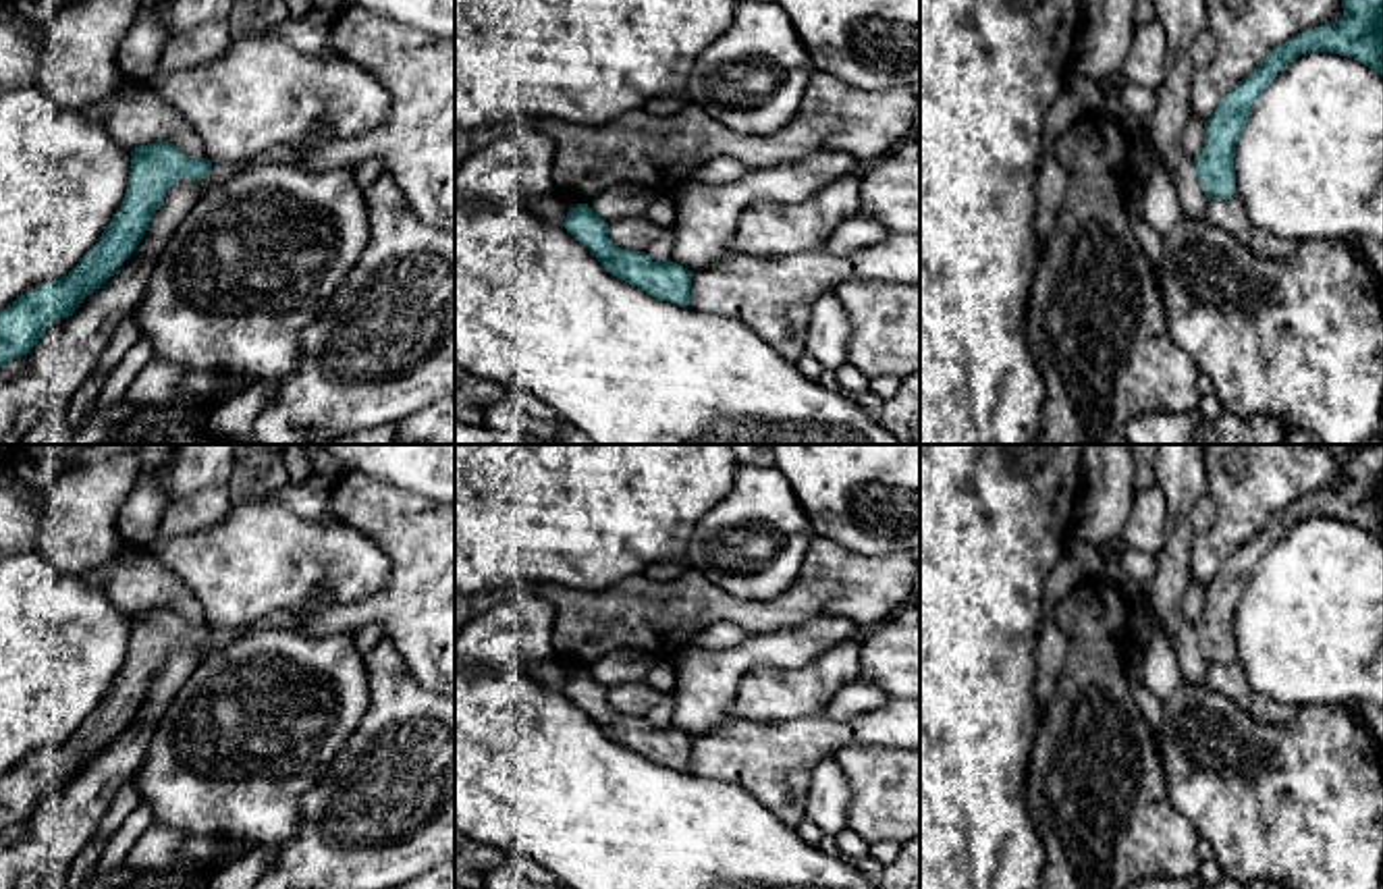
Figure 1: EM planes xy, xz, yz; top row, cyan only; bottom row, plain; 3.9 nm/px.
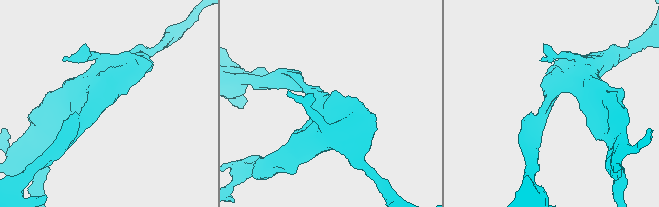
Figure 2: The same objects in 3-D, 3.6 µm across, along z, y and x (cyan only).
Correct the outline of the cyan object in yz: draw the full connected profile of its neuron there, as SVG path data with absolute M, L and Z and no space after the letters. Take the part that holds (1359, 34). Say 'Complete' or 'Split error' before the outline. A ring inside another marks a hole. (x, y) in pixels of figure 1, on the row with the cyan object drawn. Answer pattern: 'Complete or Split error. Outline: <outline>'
Complete. Outline: M1341 0L1344 17L1298 33L1277 46L1252 75L1244 77L1204 120L1204 147L1194 158L1209 199L1236 193L1236 143L1260 91L1294 58L1306 52L1329 52L1354 58L1383 77L1383 0Z

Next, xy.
Complete. Outline: M168 141L131 150L127 193L98 243L69 274L27 291L0 312L0 366L31 353L52 320L73 316L131 258L174 181L201 181L210 168L212 160L189 160Z

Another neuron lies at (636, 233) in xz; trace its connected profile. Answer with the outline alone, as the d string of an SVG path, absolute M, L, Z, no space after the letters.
M646 216L617 218L608 222L608 237L617 247L629 251L646 251L646 247L662 235L662 226Z

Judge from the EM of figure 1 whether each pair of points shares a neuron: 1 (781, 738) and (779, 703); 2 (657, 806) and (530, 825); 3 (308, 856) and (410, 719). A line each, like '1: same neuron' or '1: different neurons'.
1: different neurons
2: same neuron
3: same neuron

